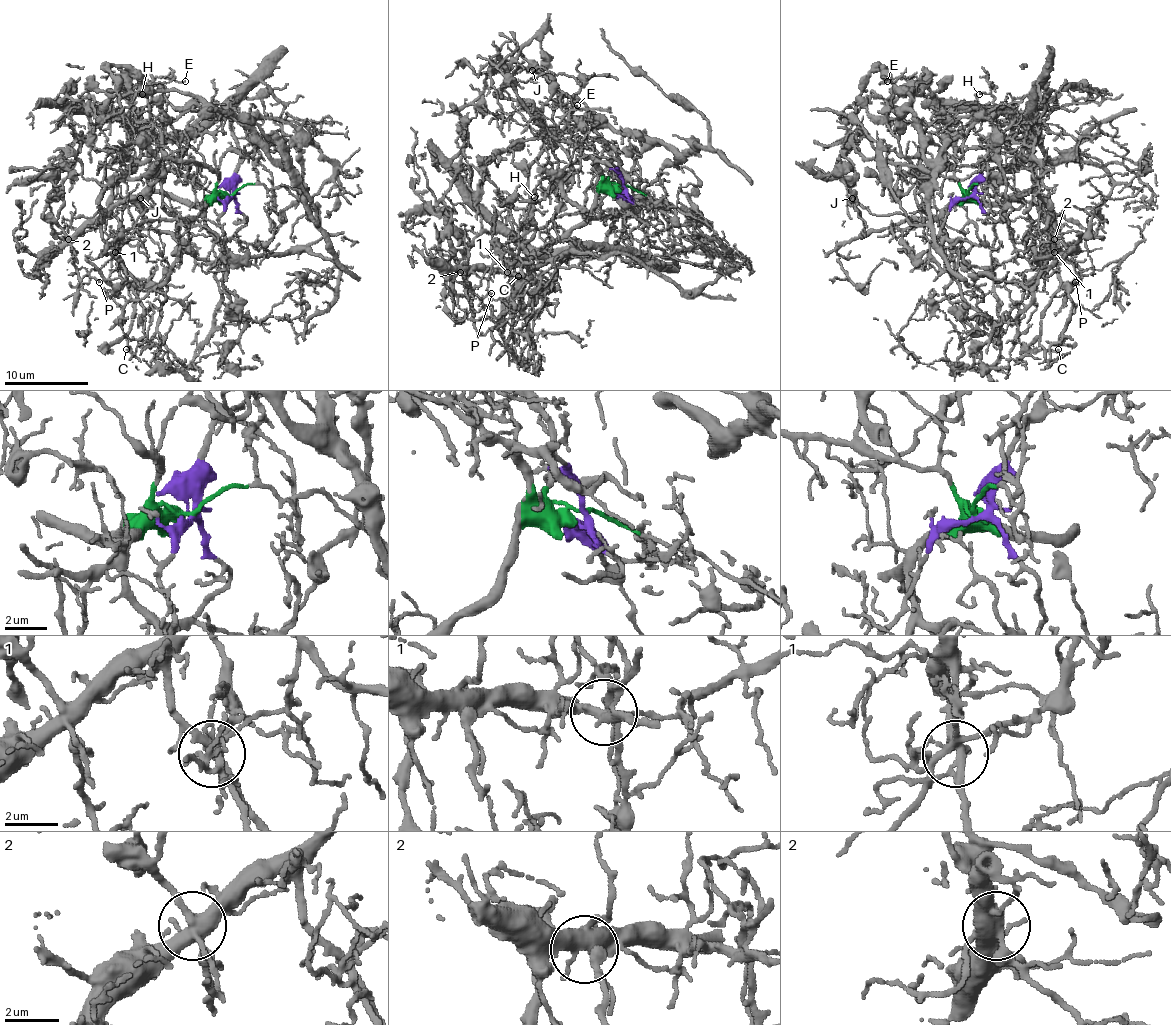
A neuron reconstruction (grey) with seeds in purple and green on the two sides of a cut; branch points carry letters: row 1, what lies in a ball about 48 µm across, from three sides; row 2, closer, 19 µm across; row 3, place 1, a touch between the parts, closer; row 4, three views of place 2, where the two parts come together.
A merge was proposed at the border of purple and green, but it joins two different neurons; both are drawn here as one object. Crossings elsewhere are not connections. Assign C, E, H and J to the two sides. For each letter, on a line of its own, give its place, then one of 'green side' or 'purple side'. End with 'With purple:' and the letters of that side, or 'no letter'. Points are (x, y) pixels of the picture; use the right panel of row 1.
C: at (1058, 349); green side
E: at (887, 81); purple side
H: at (979, 94); purple side
J: at (852, 198); green side
With purple: E, H

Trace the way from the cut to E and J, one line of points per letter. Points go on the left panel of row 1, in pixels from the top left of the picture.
E: (232, 195), (241, 151), (228, 117), (153, 134), (127, 117), (155, 122), (153, 80), (184, 82)
J: (232, 195), (218, 195), (197, 216), (148, 218), (123, 233), (129, 235), (136, 220), (155, 208), (140, 197)

